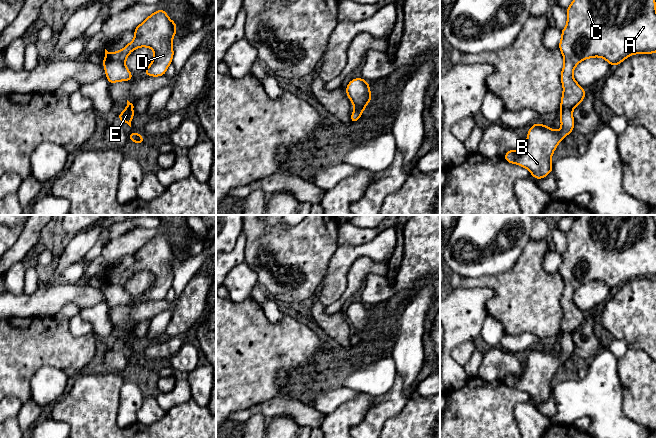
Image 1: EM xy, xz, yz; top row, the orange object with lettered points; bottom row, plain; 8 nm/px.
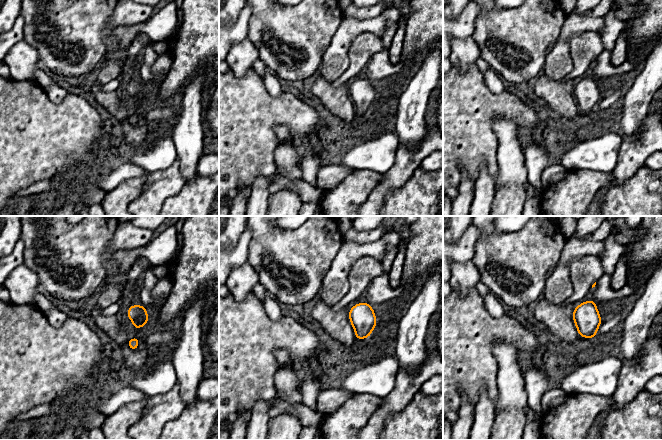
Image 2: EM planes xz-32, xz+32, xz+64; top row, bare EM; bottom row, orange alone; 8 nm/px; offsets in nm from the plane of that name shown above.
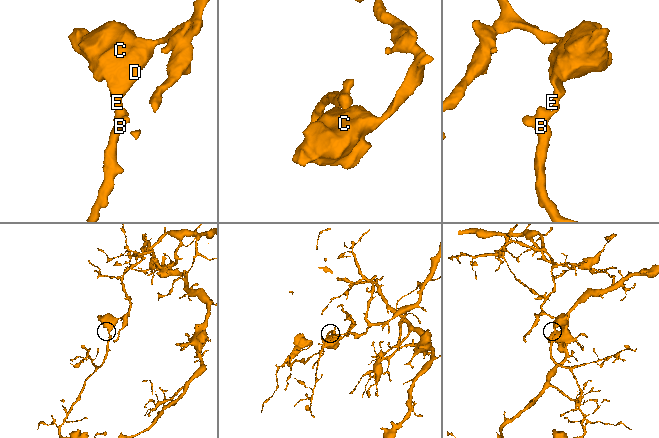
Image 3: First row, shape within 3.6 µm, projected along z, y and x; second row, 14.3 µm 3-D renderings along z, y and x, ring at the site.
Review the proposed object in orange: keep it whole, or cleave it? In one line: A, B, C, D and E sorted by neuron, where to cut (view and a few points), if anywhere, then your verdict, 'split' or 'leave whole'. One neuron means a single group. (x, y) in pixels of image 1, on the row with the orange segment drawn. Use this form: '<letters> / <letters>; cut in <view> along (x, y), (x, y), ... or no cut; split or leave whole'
A B C D E; no cut; leave whole

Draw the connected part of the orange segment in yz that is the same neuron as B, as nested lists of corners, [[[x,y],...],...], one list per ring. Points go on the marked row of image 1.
[[[573,0],[566,13],[567,24],[561,30],[558,46],[564,58],[560,75],[563,85],[559,114],[561,130],[558,132],[543,124],[533,124],[523,147],[519,151],[508,150],[503,156],[508,163],[527,168],[534,179],[543,179],[553,171],[551,157],[557,145],[574,130],[572,111],[584,100],[586,94],[573,77],[577,64],[588,58],[601,57],[613,67],[630,55],[656,52],[655,0]]]

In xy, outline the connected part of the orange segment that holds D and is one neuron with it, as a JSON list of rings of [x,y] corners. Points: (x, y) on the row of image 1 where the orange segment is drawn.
[[[165,9],[157,10],[133,30],[133,41],[122,50],[109,53],[105,49],[105,58],[101,64],[105,66],[108,83],[130,81],[134,78],[125,61],[129,54],[139,47],[149,47],[155,54],[144,74],[153,77],[165,75],[174,56],[172,40],[177,34],[177,25],[167,16]]]

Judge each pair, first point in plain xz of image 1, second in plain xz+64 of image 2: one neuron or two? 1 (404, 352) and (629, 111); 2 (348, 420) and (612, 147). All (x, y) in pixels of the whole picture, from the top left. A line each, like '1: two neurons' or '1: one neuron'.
1: one neuron
2: two neurons

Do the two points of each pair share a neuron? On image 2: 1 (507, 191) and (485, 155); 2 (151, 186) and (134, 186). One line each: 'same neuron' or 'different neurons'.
1: different neurons
2: different neurons

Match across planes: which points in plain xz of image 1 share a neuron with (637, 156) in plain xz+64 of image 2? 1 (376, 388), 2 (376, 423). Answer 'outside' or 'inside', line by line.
1: outside
2: inside

